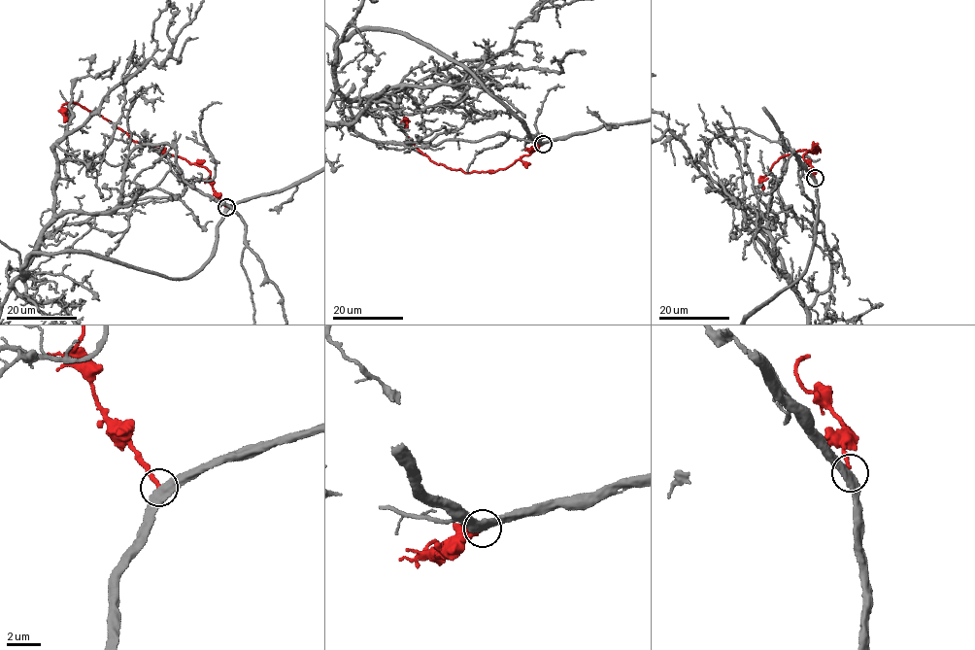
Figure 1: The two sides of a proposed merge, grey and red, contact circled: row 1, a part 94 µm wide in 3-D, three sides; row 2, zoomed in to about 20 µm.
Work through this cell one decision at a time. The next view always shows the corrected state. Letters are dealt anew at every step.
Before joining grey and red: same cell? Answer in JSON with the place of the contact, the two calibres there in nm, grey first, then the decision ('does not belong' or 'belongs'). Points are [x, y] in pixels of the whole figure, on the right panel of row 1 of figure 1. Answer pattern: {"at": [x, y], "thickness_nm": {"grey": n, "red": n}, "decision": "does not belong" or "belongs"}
{"at": [815, 178], "thickness_nm": {"grey": 460, "red": 240}, "decision": "does not belong"}

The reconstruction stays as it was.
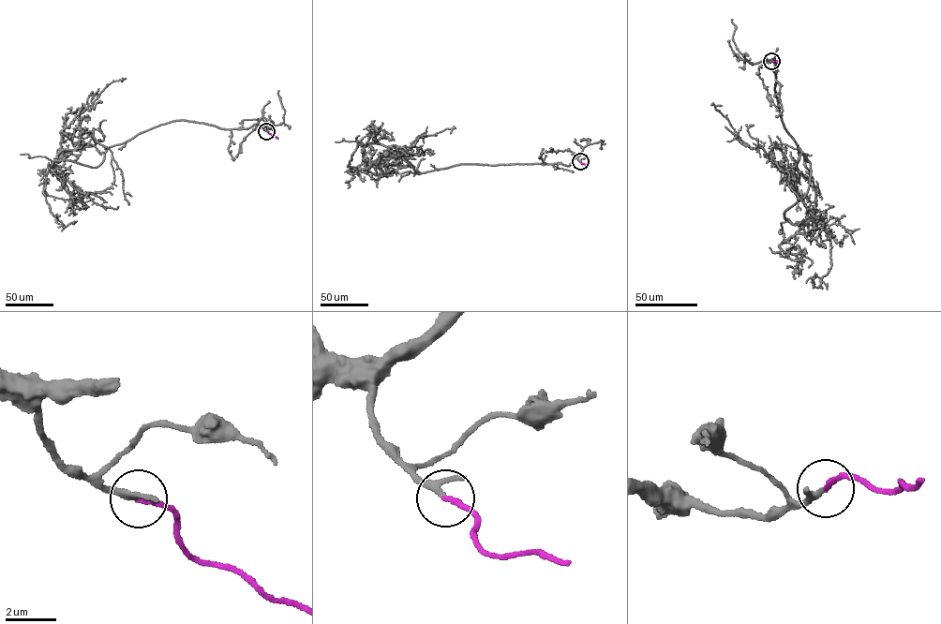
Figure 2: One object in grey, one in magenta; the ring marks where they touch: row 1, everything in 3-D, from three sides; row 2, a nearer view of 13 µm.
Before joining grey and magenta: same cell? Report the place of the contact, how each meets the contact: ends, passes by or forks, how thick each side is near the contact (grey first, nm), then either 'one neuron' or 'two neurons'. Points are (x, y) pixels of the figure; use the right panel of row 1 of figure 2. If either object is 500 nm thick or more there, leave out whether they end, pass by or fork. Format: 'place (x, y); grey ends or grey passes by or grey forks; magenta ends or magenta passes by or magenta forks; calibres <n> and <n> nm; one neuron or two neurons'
place (771, 61); grey passes by; magenta ends; calibres 200 and 200 nm; one neuron

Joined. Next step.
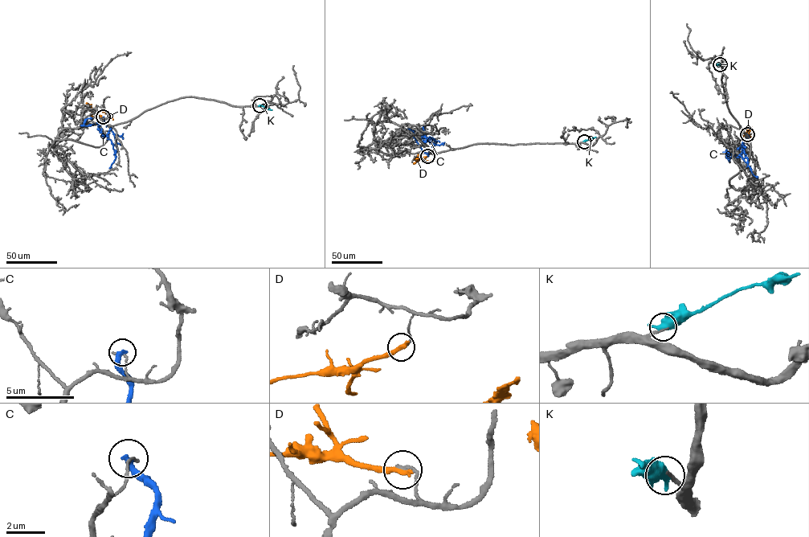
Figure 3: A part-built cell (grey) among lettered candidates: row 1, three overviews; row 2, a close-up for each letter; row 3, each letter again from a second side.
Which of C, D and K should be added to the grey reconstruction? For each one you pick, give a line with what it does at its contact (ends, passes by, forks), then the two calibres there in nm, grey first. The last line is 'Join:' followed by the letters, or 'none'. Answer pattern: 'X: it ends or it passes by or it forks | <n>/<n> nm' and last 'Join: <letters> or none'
K: it ends | 220/650 nm
Join: K

